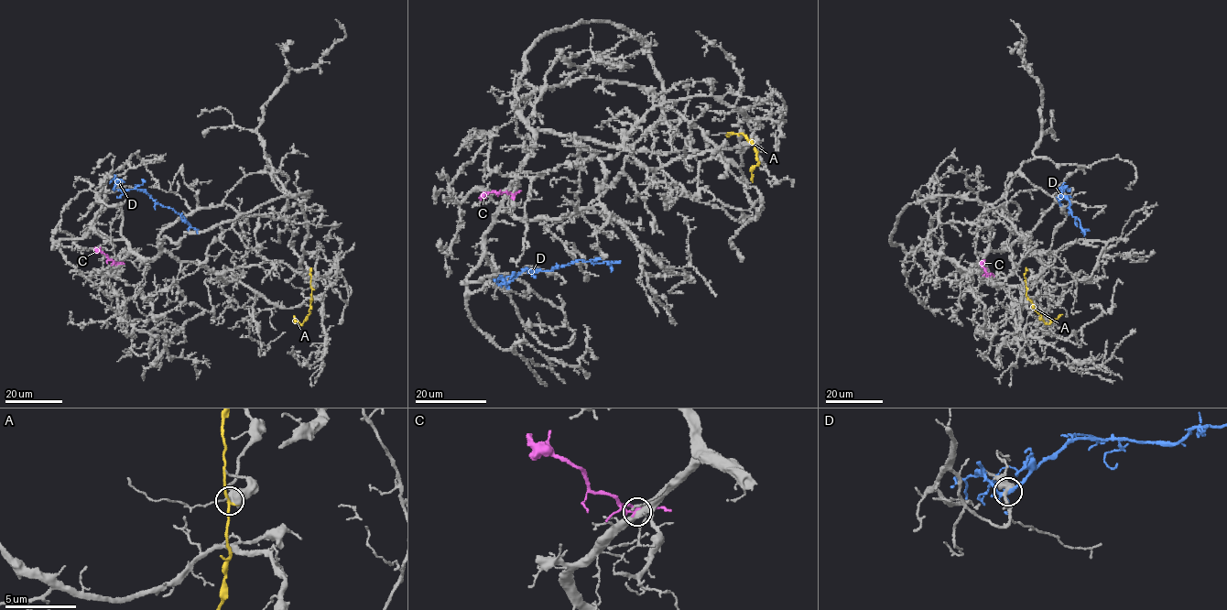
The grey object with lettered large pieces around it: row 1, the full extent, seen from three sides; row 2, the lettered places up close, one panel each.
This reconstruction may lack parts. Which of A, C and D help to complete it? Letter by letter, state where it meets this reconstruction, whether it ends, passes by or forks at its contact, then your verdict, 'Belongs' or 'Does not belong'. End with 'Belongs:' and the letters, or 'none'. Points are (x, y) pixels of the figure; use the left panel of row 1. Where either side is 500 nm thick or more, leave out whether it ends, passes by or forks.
A: Touches grey at (311, 288). It passes by. Does not belong
C: Touches grey at (117, 263). Does not belong
D: Touches grey at (117, 190). It forks there. Belongs
Belongs: D

